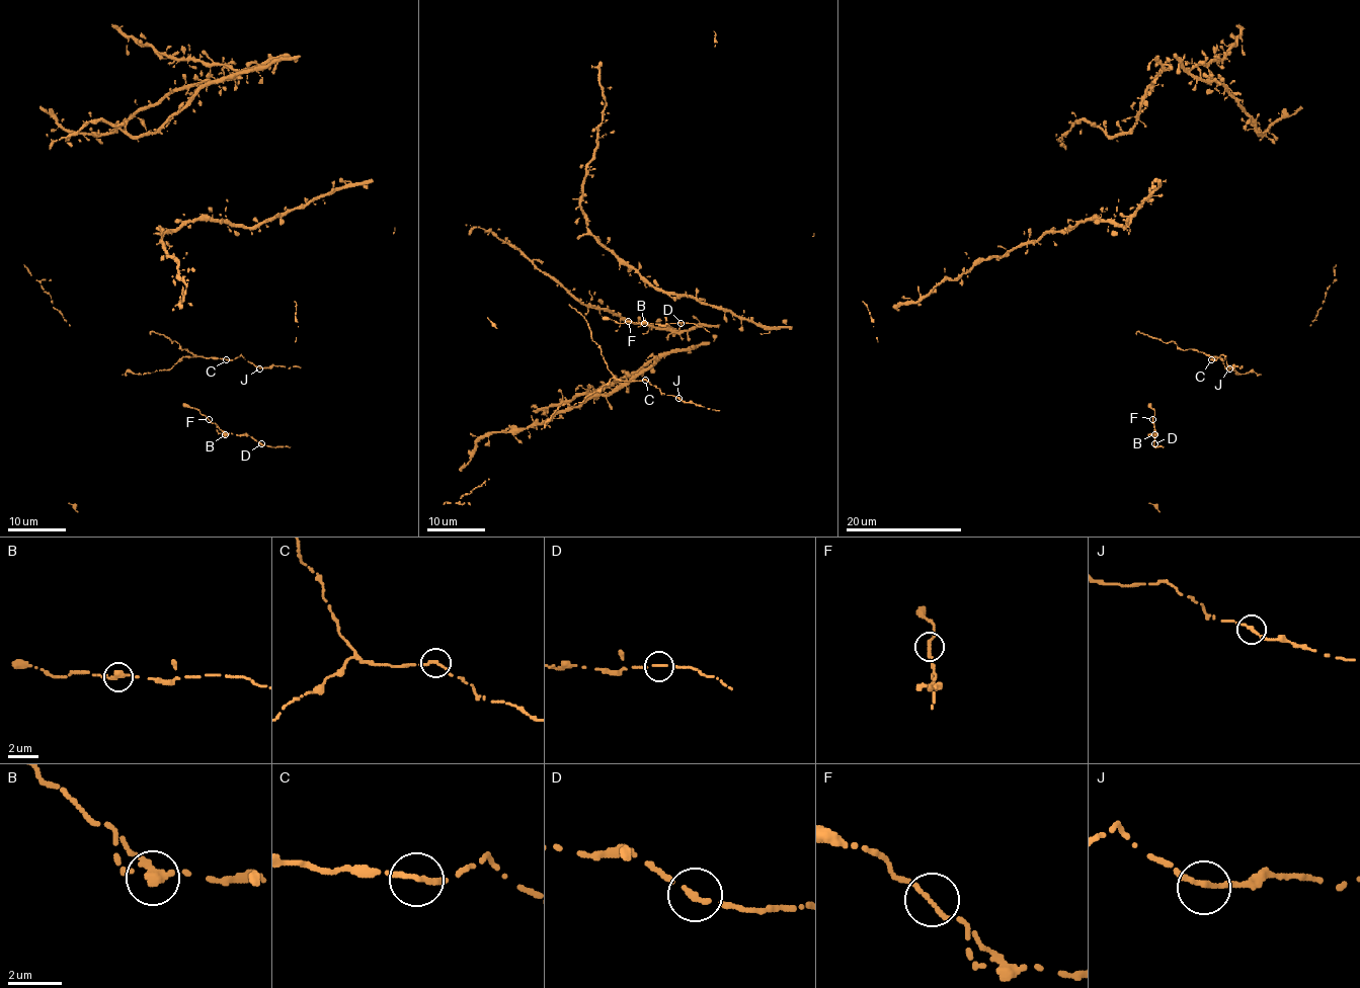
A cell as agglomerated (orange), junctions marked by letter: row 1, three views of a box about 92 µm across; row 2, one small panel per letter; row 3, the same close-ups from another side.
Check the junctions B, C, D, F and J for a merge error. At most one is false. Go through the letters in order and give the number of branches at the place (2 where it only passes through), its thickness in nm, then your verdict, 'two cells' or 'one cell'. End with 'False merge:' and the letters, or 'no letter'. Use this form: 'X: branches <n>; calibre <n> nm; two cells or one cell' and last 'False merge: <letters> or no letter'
B: branches 2; calibre 320 nm; one cell
C: branches 2; calibre 200 nm; one cell
D: branches 2; calibre 160 nm; one cell
F: branches 2; calibre 200 nm; one cell
J: branches 2; calibre 200 nm; one cell
False merge: no letter

